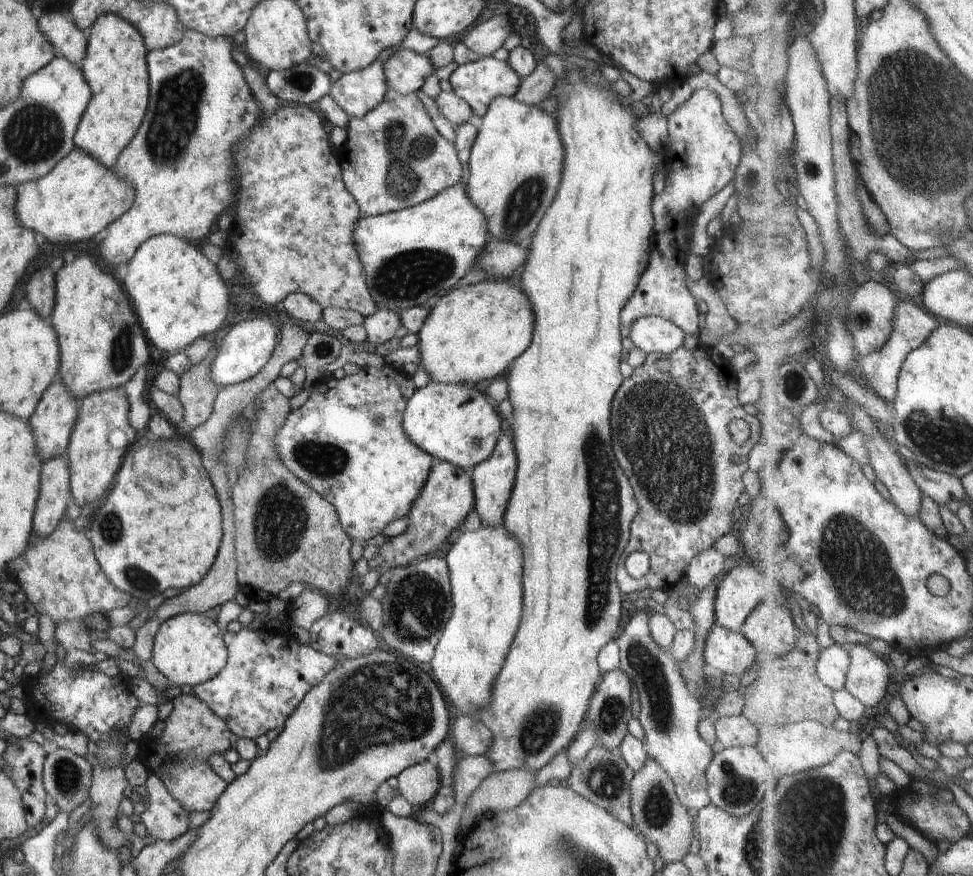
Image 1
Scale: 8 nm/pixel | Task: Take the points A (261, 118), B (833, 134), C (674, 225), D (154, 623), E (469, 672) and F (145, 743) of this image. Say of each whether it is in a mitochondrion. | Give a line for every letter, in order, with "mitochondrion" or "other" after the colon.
A: other
B: other
C: other
D: other
E: other
F: other

